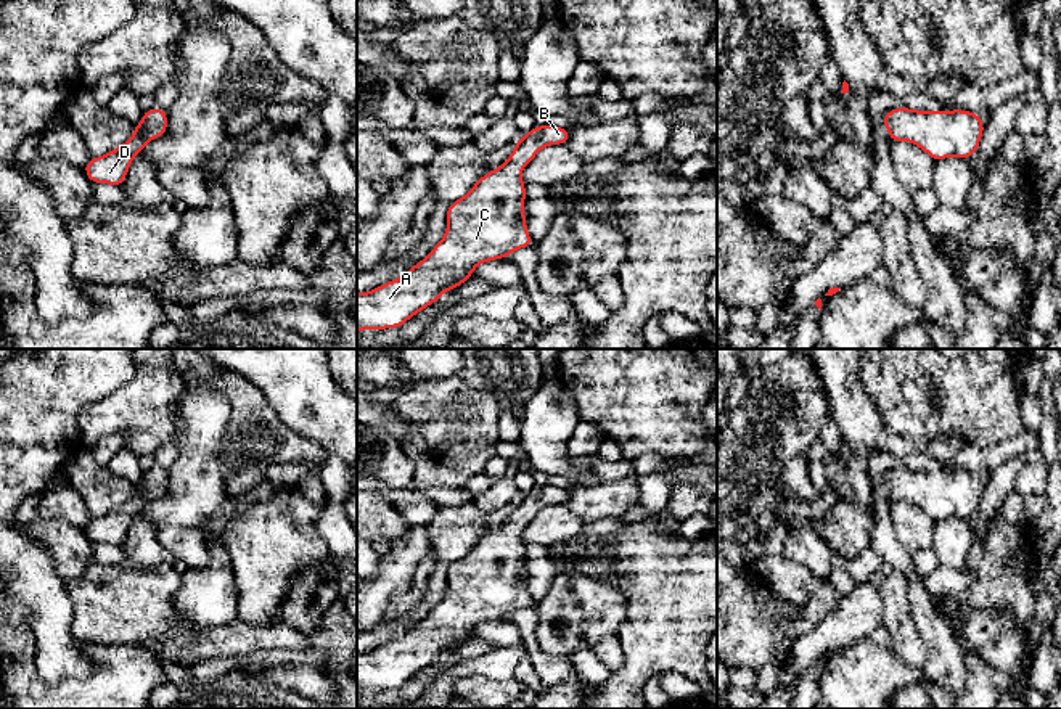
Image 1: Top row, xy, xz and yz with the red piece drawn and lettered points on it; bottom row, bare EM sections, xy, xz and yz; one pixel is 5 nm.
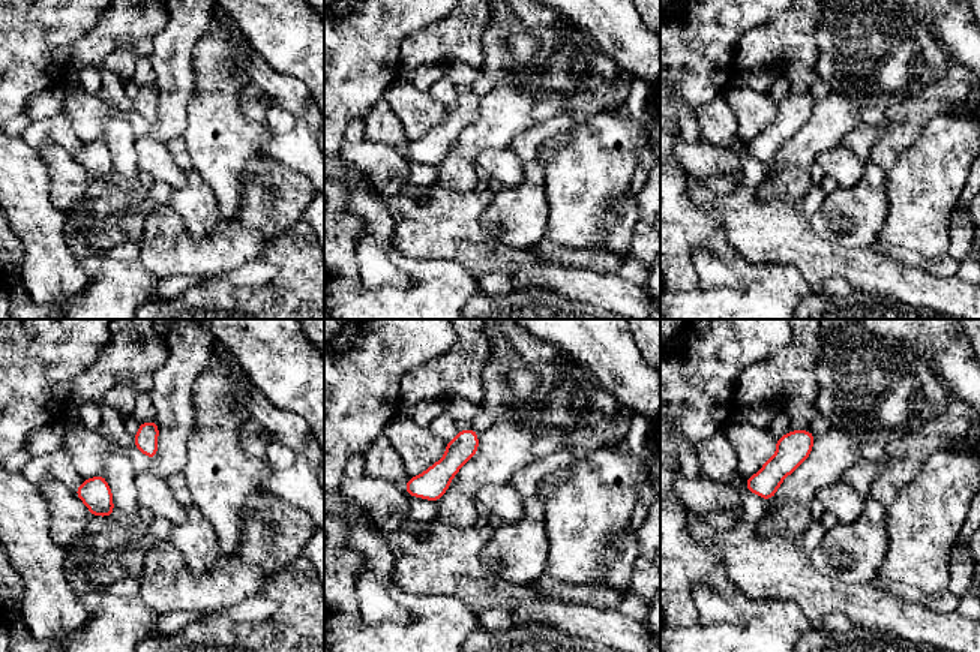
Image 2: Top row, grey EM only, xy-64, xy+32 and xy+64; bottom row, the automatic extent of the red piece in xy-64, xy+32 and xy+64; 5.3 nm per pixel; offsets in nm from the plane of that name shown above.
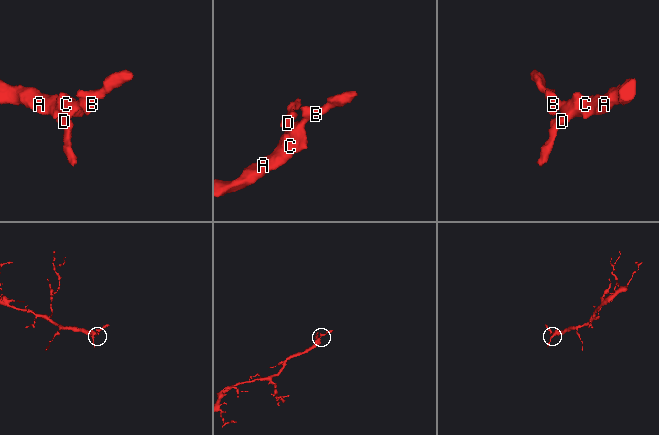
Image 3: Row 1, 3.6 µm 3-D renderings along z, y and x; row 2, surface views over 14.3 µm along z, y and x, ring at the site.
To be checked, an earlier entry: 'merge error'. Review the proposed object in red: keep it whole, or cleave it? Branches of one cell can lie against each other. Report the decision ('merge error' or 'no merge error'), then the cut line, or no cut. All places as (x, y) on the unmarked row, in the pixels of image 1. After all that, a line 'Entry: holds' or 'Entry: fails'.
no merge error | no cut
Entry: fails

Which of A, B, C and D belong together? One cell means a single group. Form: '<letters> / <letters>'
A B C D

